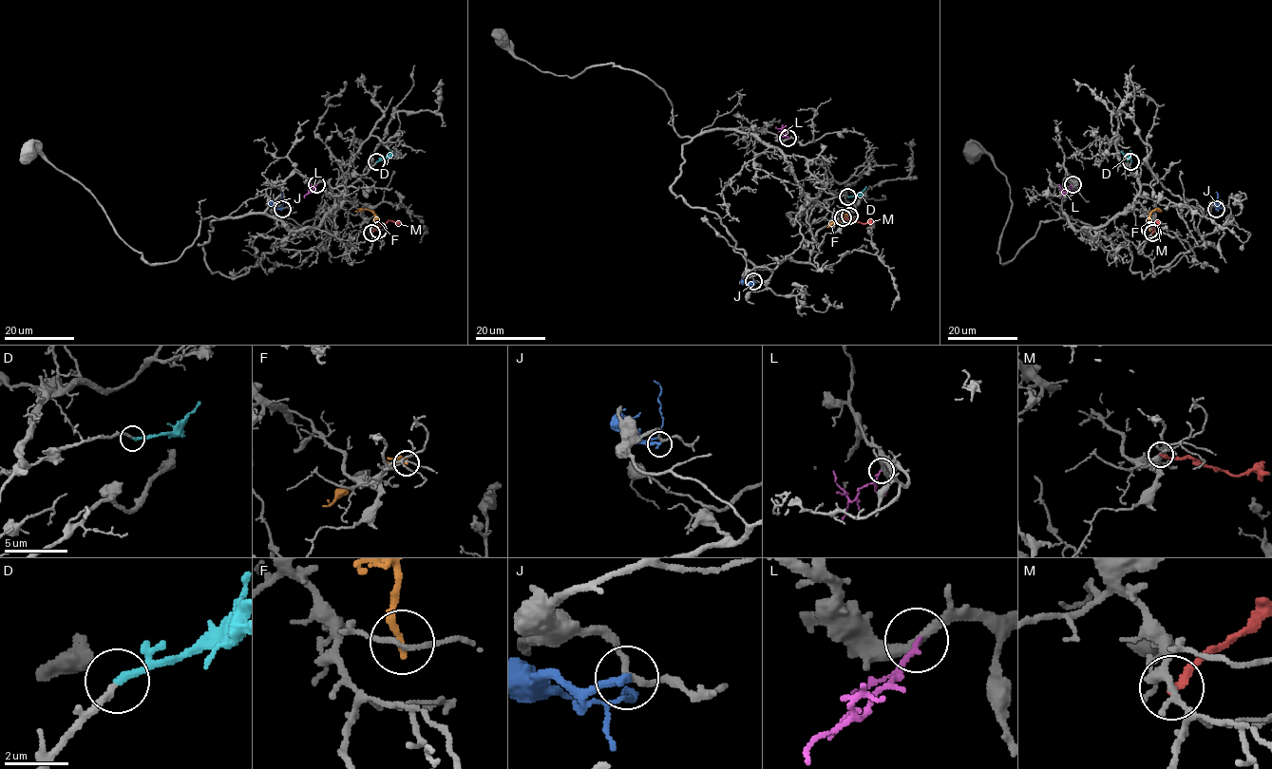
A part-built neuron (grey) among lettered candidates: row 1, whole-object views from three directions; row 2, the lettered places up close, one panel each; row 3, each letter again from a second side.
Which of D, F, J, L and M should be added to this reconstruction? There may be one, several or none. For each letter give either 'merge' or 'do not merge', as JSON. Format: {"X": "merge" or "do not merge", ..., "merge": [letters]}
{"D": "merge", "F": "do not merge", "J": "do not merge", "L": "merge", "M": "do not merge", "merge": ["D", "L"]}

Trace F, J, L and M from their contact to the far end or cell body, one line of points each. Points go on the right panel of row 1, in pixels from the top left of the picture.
F: (1149, 229), (1148, 217), (1153, 210), (1161, 211)
J: (1216, 209), (1216, 192)
L: (1072, 184), (1064, 192), (1059, 184)
M: (1152, 233), (1157, 220), (1157, 225)

